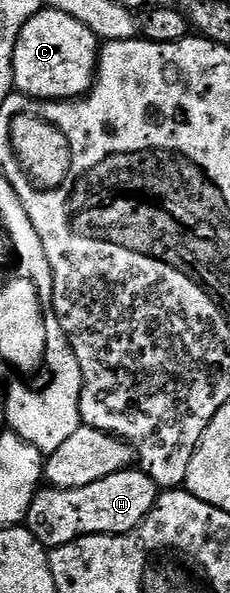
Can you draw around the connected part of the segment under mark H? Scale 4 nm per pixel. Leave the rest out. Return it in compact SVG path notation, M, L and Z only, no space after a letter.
M127 469L112 473L100 481L92 481L92 485L39 490L28 509L24 525L47 549L68 545L81 535L123 535L144 521L144 517L154 508L159 494L160 488L145 471Z

